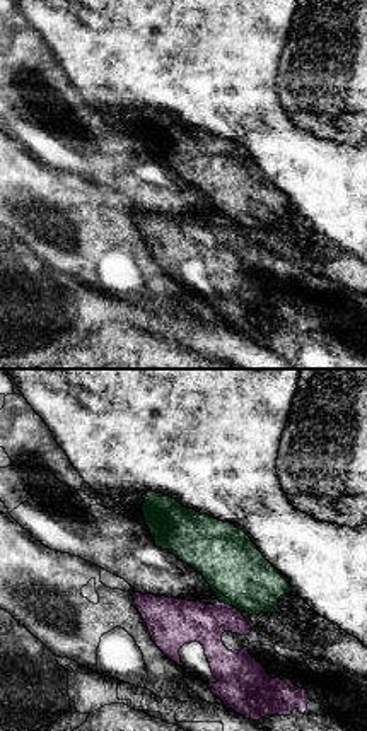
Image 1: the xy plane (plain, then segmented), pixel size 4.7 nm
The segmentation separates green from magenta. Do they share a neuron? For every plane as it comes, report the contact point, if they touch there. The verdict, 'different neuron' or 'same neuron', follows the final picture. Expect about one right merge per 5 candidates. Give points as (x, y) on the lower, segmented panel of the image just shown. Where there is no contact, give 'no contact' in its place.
meets green at (229, 603)

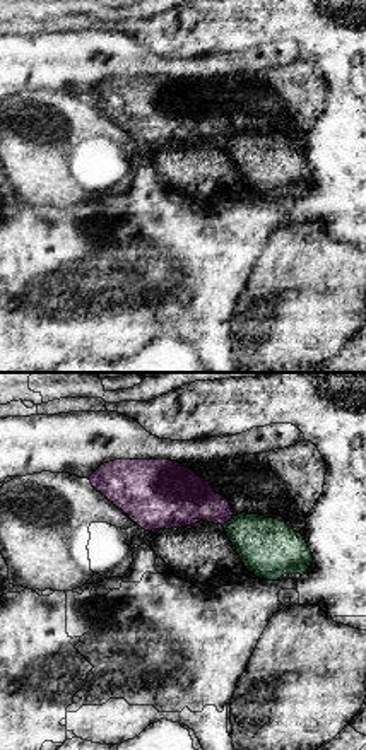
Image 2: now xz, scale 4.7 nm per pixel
meets green at (230, 520)

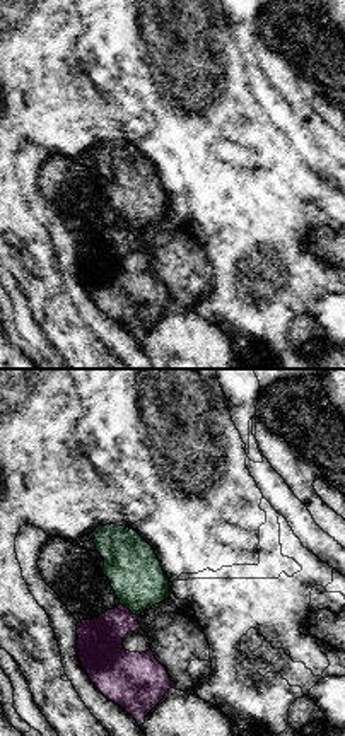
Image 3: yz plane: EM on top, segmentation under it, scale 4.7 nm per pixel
meets green at (128, 608)

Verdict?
different neuron

